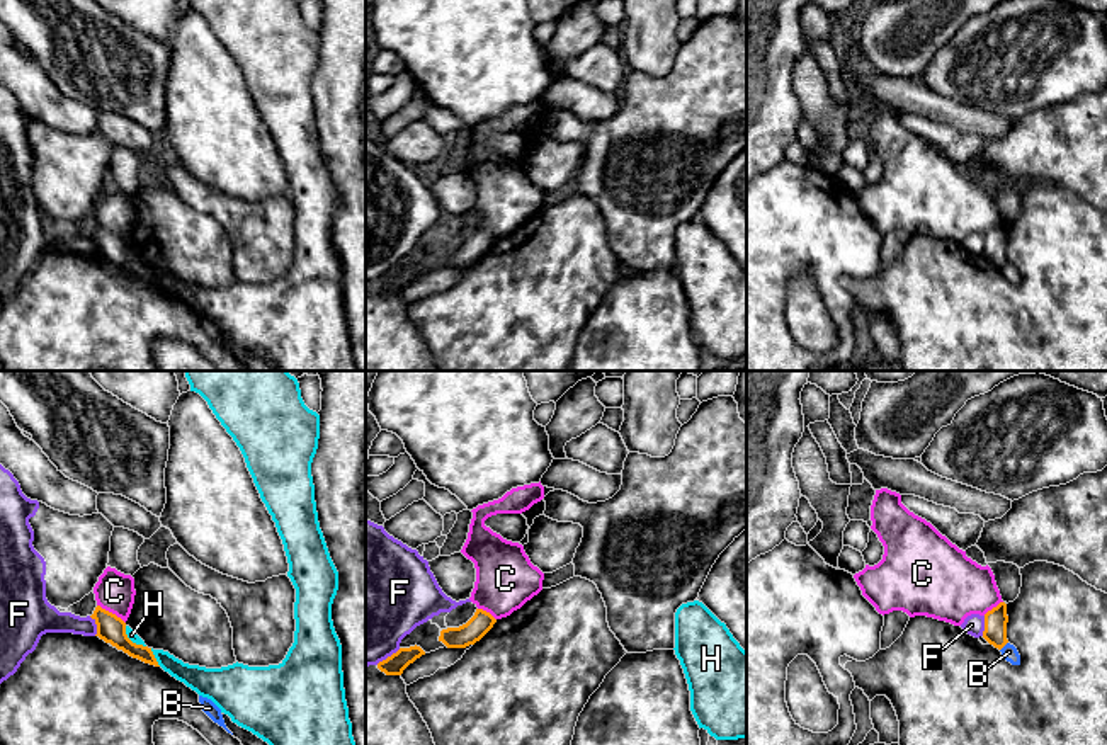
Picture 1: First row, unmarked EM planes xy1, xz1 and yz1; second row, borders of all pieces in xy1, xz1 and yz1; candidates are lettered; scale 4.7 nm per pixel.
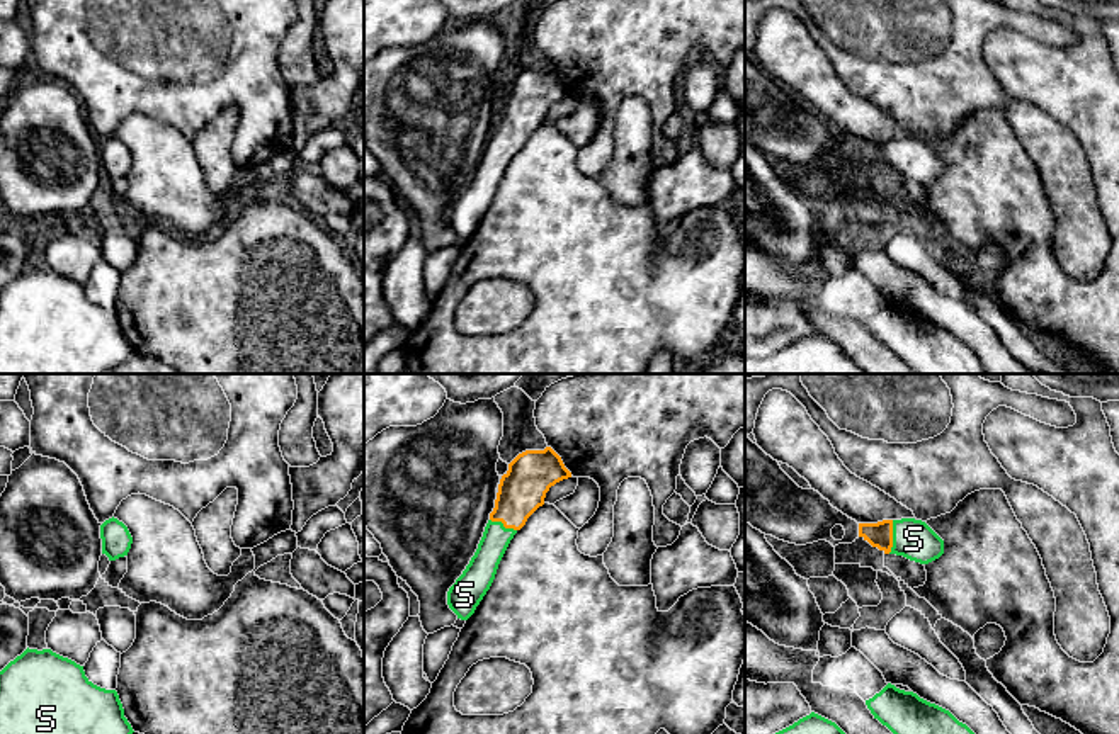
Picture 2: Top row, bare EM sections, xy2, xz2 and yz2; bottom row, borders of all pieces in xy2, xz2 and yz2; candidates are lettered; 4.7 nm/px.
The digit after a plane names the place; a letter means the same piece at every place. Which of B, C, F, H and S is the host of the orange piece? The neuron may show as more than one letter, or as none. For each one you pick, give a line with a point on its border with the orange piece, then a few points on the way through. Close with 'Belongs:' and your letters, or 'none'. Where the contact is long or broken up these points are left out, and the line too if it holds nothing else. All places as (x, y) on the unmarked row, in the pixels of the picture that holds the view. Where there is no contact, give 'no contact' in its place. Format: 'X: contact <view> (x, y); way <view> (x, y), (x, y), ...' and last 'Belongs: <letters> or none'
S: contact yz2 (891, 157); way yz2 (880, 153), (891, 157), (914, 158)
Belongs: S

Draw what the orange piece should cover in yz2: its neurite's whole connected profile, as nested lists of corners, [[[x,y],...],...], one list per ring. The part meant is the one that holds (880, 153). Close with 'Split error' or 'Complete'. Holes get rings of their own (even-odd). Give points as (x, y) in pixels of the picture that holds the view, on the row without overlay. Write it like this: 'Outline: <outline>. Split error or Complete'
Outline: [[[901,138],[859,143],[859,156],[884,173],[929,184],[944,173],[944,160],[922,139]]]. Split error

